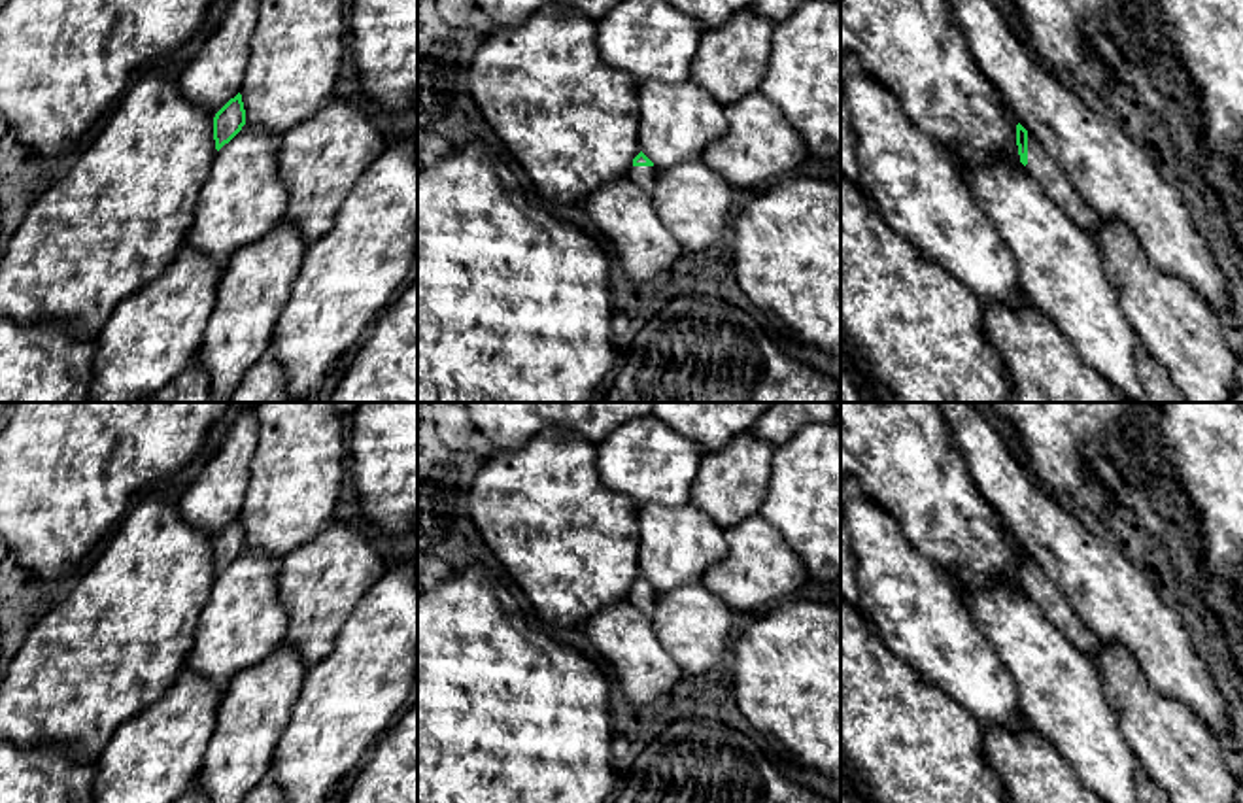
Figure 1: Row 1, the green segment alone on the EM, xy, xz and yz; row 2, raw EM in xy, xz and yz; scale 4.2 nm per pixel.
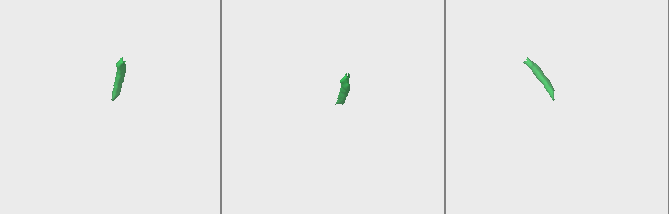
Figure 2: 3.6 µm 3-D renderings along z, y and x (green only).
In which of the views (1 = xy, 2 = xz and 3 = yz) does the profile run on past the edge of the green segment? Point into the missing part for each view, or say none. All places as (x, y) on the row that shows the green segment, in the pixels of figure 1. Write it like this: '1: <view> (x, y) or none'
1: none
2: xz (643, 176)
3: yz (1039, 165)

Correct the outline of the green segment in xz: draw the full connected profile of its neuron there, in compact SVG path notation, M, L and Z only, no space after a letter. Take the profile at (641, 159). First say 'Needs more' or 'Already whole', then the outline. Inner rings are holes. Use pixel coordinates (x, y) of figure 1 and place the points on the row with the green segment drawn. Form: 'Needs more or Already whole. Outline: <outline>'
Needs more. Outline: M640 151L633 164L627 170L627 178L639 185L644 193L652 193L654 181L657 178L657 168L654 162Z

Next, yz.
Needs more. Outline: M1020 123L1016 125L1016 145L1020 162L1028 172L1043 185L1048 196L1094 238L1099 215L1082 200L1043 144Z

